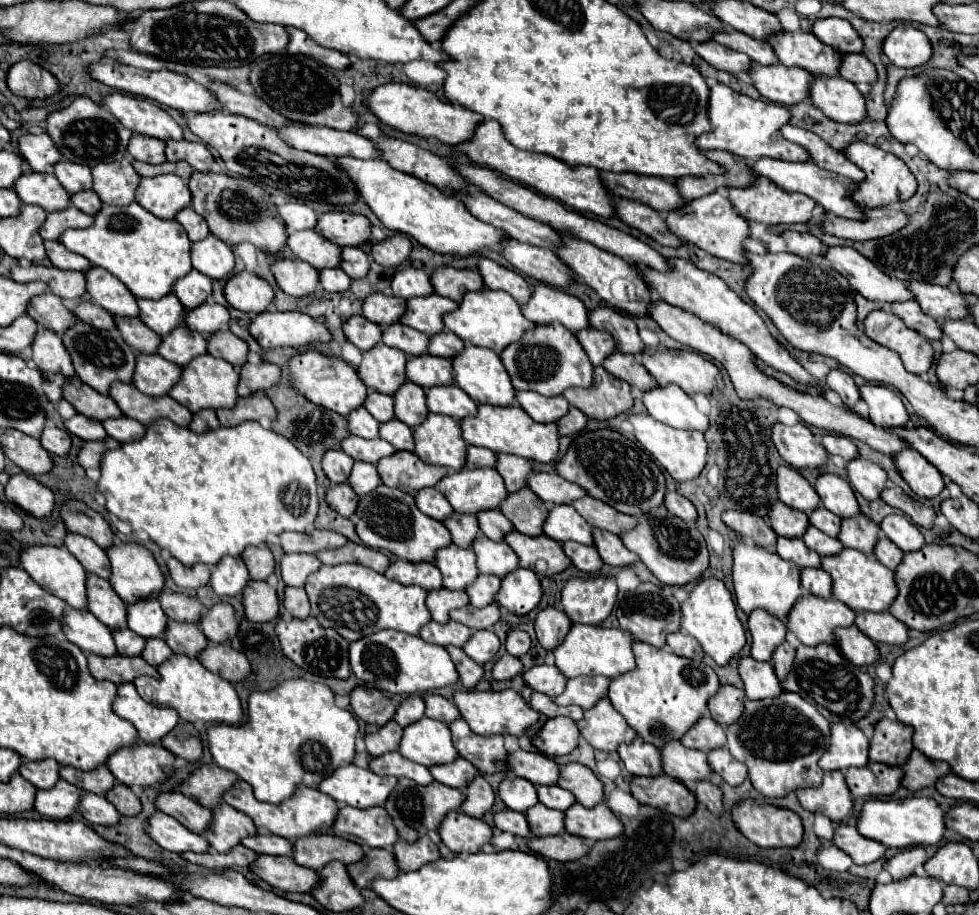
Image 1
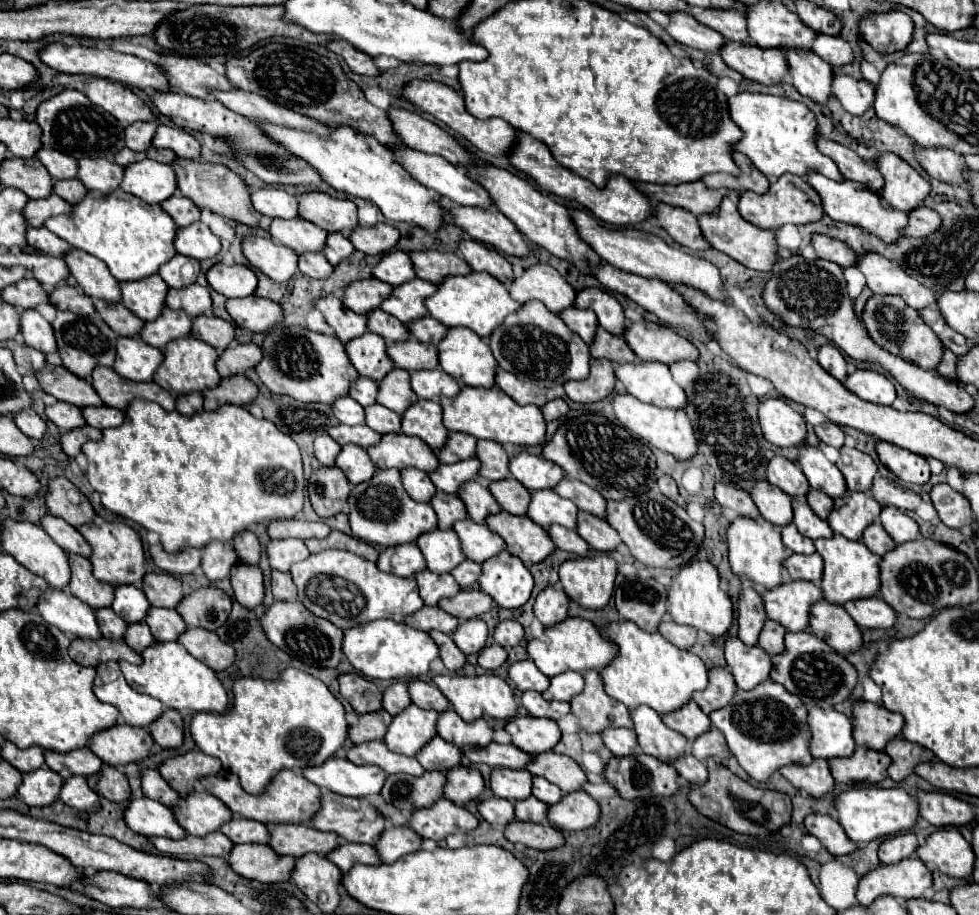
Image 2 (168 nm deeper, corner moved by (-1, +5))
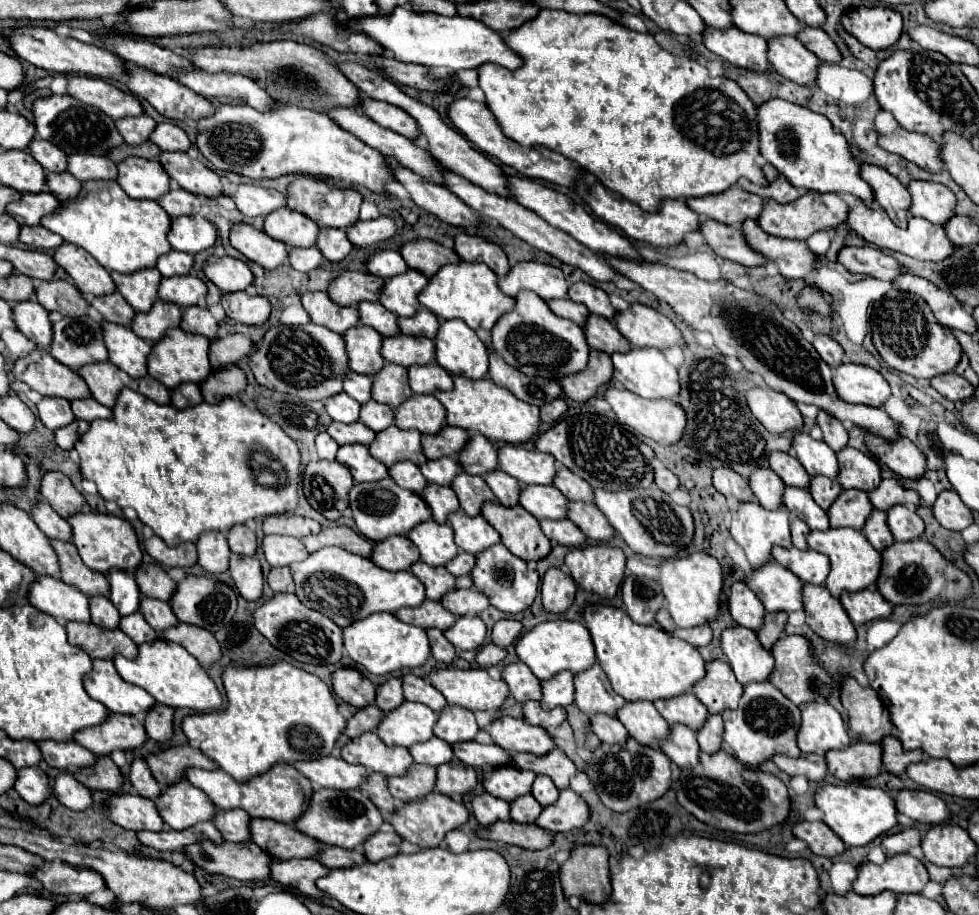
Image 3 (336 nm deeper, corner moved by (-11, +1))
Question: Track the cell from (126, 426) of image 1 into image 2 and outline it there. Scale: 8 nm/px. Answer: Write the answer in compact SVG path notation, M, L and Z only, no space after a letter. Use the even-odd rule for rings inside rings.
M85 407L83 417L87 425L95 429L109 429L109 427L121 427L125 421L125 413L115 407Z

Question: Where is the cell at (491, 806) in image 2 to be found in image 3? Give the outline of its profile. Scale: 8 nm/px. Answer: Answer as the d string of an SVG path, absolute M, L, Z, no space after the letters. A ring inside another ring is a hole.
M489 793L475 795L471 801L473 815L481 825L491 825L495 821L509 821L509 803L493 797Z

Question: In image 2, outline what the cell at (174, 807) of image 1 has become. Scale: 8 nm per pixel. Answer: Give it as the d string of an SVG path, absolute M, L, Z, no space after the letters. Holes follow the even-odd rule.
M155 769L145 771L141 787L143 787L145 797L149 797L153 801L159 801L159 803L163 803L167 807L173 807L173 805L177 805L177 801L181 801L181 795L177 795L175 789L171 789L169 783Z

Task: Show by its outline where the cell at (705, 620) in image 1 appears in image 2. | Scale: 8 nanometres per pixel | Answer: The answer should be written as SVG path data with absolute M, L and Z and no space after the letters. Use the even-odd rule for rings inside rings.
M693 561L693 563L681 567L681 571L673 579L667 595L669 595L667 611L675 623L701 629L701 631L709 633L715 641L729 633L733 619L735 619L733 603L731 603L729 595L721 589L719 573L709 561Z

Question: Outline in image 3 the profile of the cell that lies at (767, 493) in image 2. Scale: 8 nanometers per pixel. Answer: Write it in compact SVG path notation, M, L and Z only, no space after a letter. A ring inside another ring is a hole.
M757 467L753 473L747 477L749 487L755 495L755 499L765 507L765 509L777 509L783 505L783 481L779 481L777 473L769 467Z

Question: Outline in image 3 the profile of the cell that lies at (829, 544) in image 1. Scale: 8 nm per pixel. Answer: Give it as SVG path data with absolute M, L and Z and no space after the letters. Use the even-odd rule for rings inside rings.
M785 487L783 505L785 505L793 515L797 515L801 521L805 521L813 531L829 529L829 517L827 517L827 513L813 501L809 489Z

